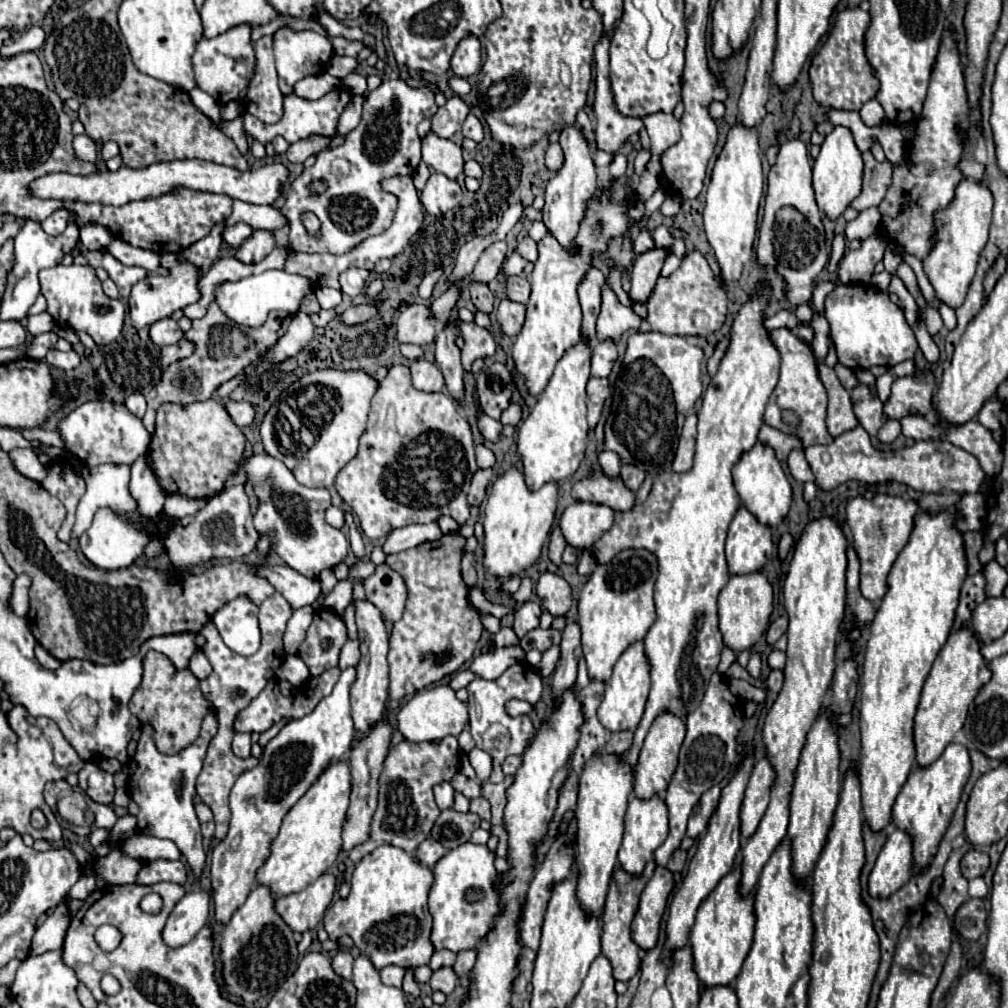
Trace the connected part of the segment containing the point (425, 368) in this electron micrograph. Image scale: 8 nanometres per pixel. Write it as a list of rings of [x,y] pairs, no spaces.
[[[419,358],[415,362],[411,362],[409,366],[411,370],[411,380],[413,380],[413,386],[417,390],[423,390],[423,392],[441,392],[445,386],[445,380],[441,378],[441,370],[425,360],[425,358]]]

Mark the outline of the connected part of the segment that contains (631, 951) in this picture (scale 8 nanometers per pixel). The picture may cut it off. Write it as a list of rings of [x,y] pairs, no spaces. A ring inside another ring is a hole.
[[[649,864],[647,870],[641,874],[641,878],[629,876],[621,868],[617,868],[613,874],[613,886],[609,886],[605,912],[603,912],[603,928],[601,928],[601,952],[609,958],[609,962],[613,966],[613,978],[621,980],[621,982],[631,980],[635,976],[635,972],[639,970],[639,956],[637,956],[639,946],[631,938],[631,922],[633,922],[633,916],[639,906],[639,894],[643,892],[649,876],[653,874],[653,868],[655,868],[655,864]]]

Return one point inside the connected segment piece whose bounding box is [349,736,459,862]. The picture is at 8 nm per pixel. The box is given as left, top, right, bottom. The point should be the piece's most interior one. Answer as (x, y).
(406, 812)

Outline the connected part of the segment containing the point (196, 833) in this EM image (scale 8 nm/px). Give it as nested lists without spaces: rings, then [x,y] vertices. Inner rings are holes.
[[[207,714],[203,718],[201,734],[193,742],[193,746],[189,746],[173,756],[167,756],[155,748],[153,730],[149,724],[145,724],[139,746],[137,746],[137,754],[135,754],[135,762],[139,766],[137,766],[135,774],[131,774],[131,778],[129,778],[131,798],[137,800],[137,804],[139,804],[137,830],[143,834],[153,834],[159,838],[173,840],[177,844],[177,848],[181,850],[182,856],[187,858],[187,864],[191,866],[195,878],[201,878],[201,872],[205,866],[205,850],[201,844],[199,820],[197,820],[197,814],[193,808],[195,780],[197,780],[197,774],[201,772],[207,744],[215,732],[217,732],[217,720],[213,714]]]

